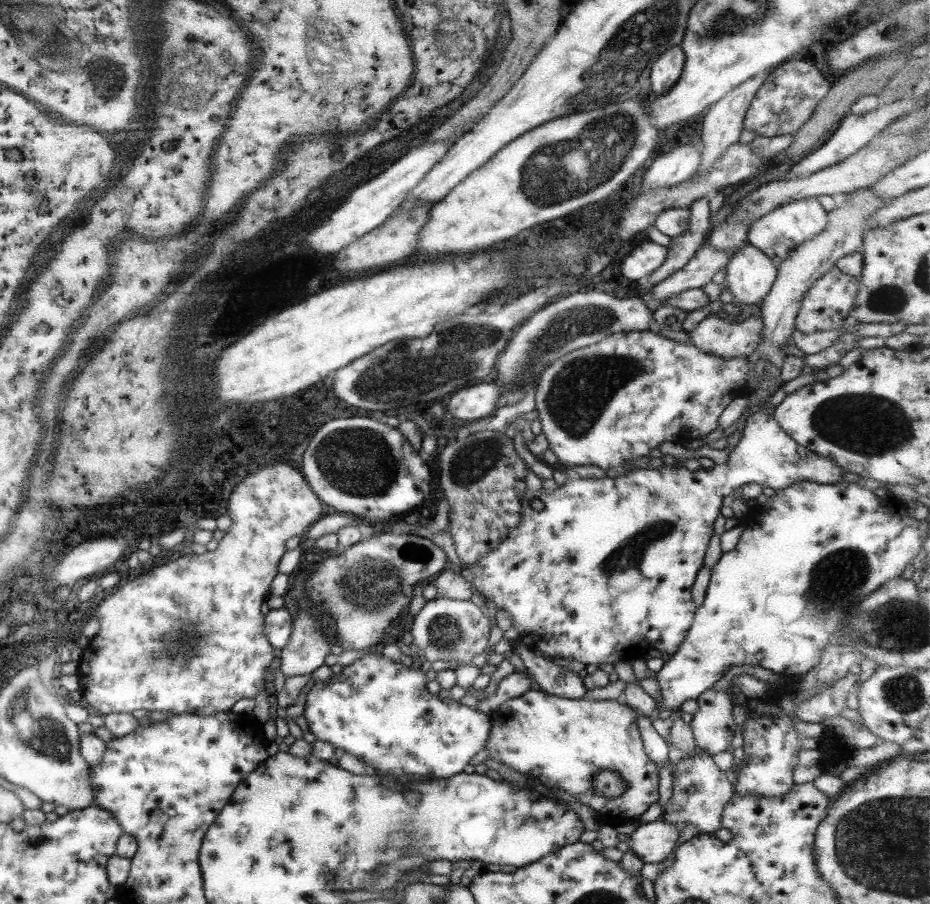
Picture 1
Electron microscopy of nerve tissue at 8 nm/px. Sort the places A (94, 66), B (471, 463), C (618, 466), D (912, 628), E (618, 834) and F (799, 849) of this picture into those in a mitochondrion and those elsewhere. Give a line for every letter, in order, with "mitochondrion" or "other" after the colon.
A: mitochondrion
B: mitochondrion
C: other
D: mitochondrion
E: other
F: other

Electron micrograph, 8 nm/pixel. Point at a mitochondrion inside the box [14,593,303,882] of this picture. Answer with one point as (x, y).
(44, 736)

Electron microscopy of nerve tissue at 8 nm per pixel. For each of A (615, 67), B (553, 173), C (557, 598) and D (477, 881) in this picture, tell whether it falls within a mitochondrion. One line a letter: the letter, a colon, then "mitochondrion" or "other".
A: mitochondrion
B: mitochondrion
C: other
D: other

